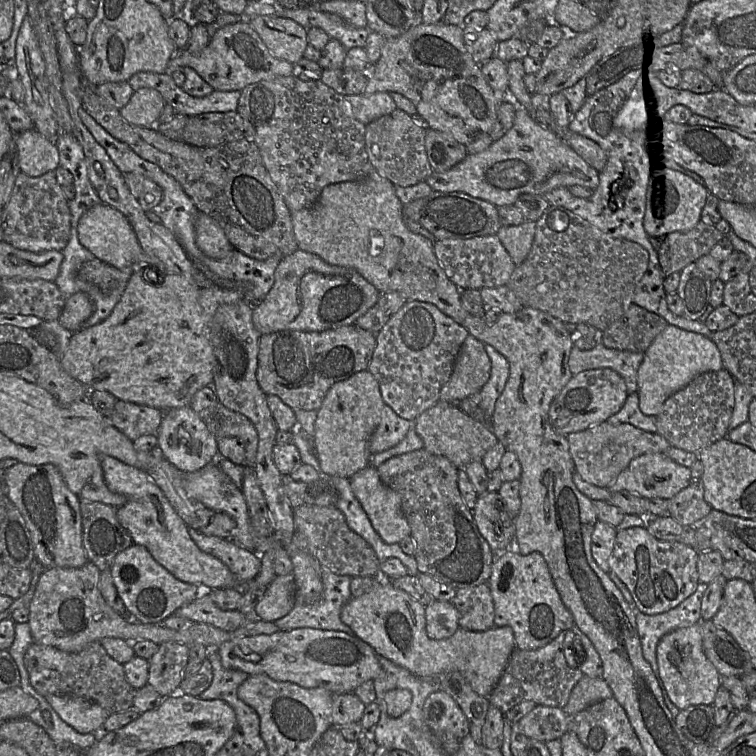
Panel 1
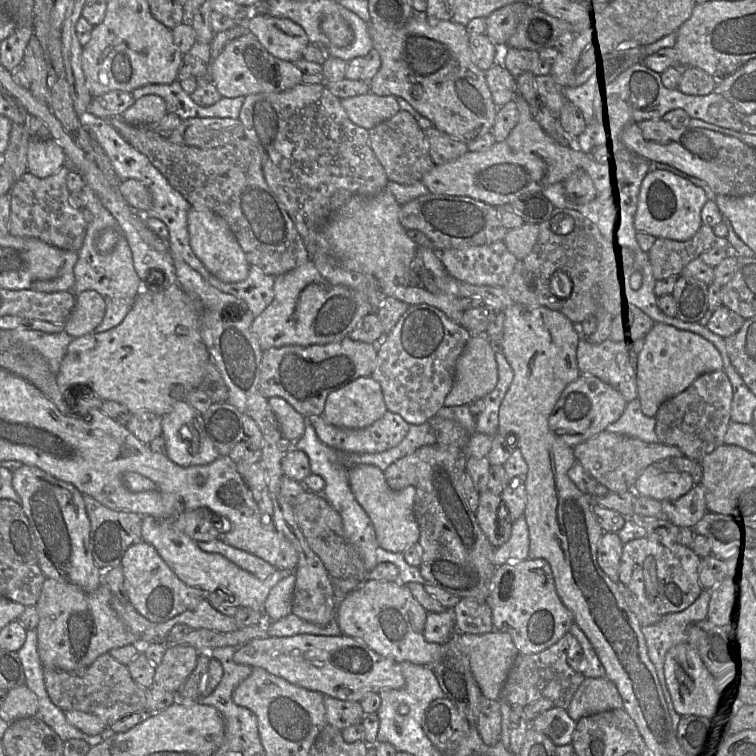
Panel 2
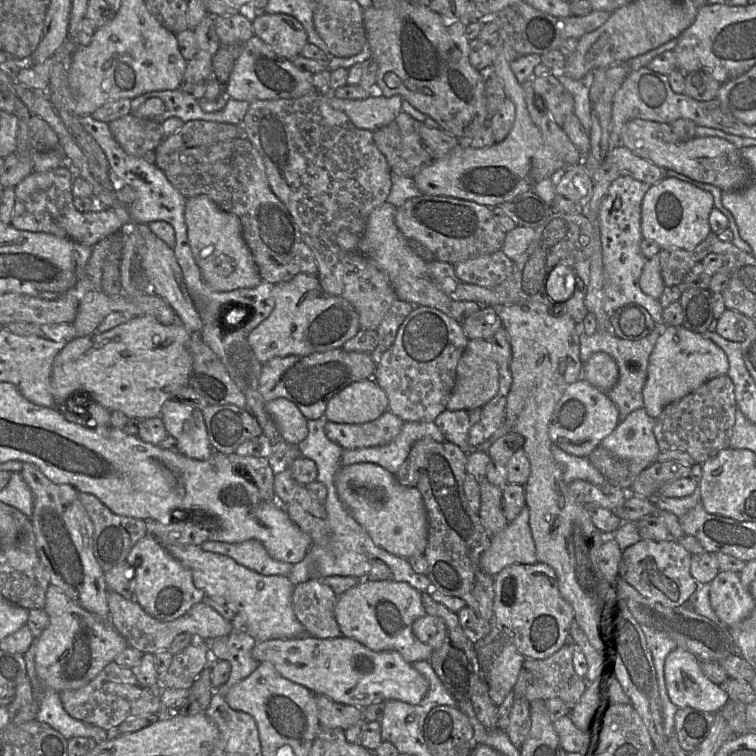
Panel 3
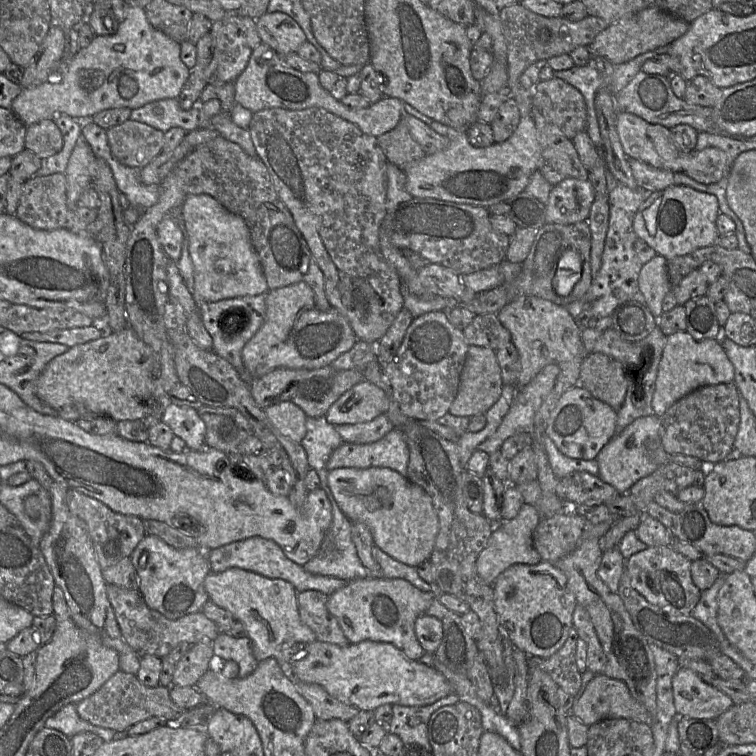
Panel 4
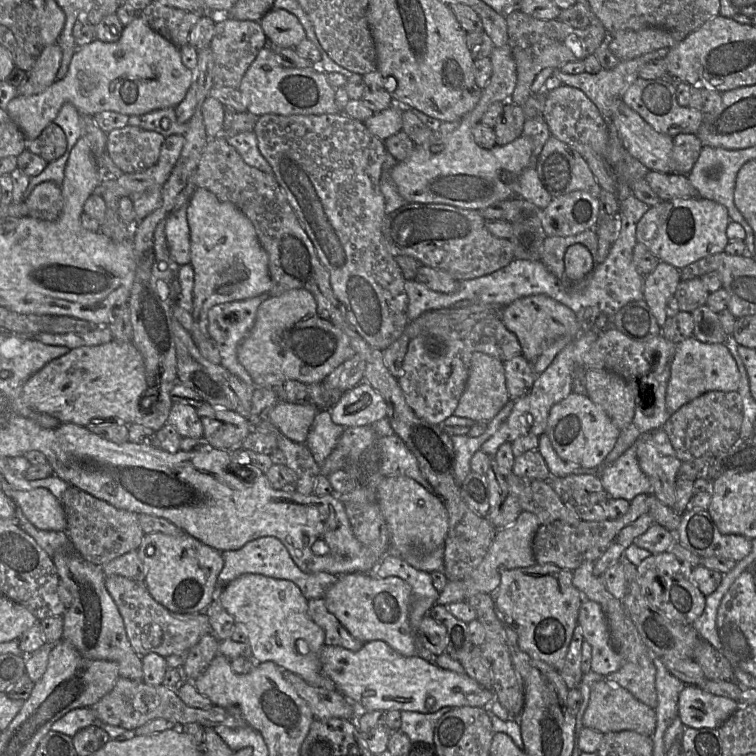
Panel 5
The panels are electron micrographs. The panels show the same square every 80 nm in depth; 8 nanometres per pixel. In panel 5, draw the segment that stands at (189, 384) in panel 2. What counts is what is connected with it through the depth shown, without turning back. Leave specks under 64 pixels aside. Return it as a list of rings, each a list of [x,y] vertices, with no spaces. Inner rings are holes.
[[[112,340],[71,349],[46,364],[24,384],[23,401],[30,408],[57,418],[60,423],[87,427],[95,419],[137,423],[147,391],[145,365],[133,342]]]

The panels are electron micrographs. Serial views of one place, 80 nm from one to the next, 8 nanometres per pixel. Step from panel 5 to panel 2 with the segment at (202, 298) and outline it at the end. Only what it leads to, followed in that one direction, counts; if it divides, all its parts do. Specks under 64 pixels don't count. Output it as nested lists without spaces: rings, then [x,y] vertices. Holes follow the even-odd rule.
[[[191,206],[187,220],[191,248],[208,271],[227,283],[245,280],[250,263],[226,220],[205,208],[194,206]]]

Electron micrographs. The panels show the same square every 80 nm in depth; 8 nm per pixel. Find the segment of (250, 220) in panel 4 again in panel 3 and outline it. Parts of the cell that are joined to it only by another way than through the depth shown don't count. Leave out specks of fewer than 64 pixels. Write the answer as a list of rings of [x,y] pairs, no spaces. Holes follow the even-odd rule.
[[[247,138],[156,155],[155,165],[186,199],[207,195],[222,210],[236,215],[262,280],[277,284],[299,273],[318,274],[317,262],[292,215],[274,194],[262,157]]]

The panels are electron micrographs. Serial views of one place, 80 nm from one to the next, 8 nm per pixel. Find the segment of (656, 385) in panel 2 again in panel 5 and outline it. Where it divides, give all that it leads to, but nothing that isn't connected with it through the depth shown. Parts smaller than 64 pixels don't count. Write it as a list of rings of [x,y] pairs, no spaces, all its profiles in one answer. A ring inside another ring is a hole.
[[[695,337],[676,344],[666,389],[666,407],[672,414],[684,404],[710,391],[738,391],[740,373],[729,348],[719,343],[703,343]]]

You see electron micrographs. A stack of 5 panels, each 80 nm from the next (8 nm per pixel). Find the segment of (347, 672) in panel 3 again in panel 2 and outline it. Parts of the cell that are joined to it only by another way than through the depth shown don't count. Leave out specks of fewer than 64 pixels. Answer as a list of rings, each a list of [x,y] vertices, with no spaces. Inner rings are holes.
[[[344,634],[255,638],[237,648],[233,661],[264,668],[294,685],[340,700],[360,702],[368,693],[400,689],[405,684],[398,662],[376,653],[362,640]]]

